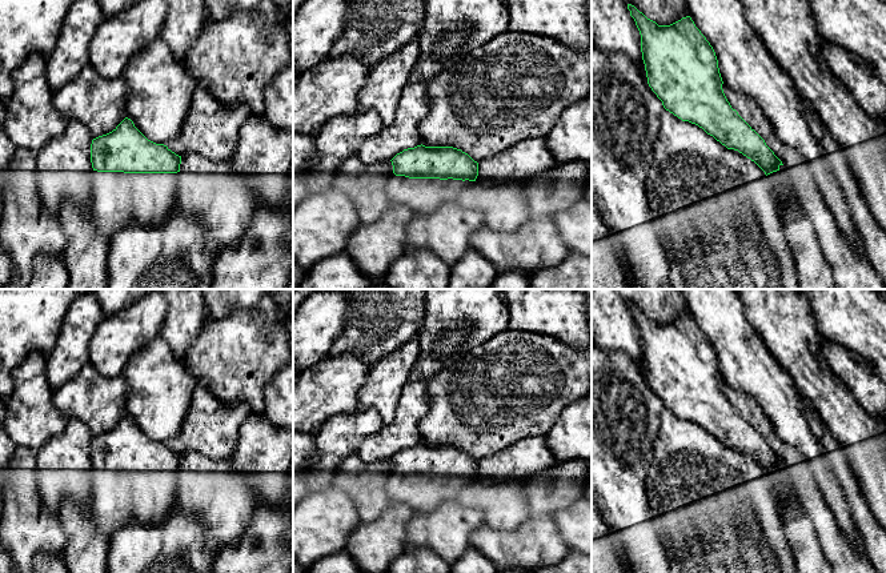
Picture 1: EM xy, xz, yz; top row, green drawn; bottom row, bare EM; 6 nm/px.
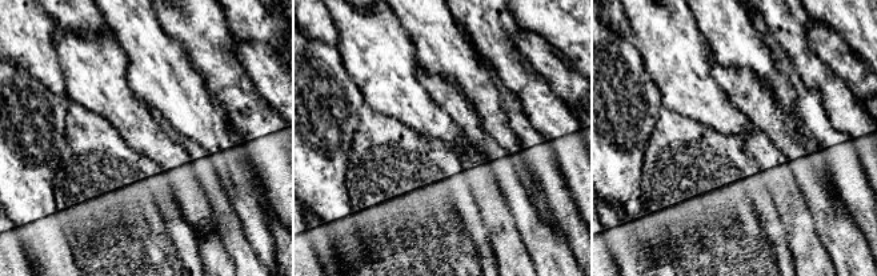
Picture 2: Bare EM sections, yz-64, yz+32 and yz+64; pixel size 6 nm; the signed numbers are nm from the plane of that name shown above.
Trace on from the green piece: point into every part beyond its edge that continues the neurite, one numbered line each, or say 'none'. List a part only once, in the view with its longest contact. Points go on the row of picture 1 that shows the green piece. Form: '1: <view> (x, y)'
1: xy (117, 199)

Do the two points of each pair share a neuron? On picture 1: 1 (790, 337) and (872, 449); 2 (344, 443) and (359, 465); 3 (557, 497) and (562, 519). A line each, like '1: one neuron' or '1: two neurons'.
1: one neuron
2: two neurons
3: two neurons

